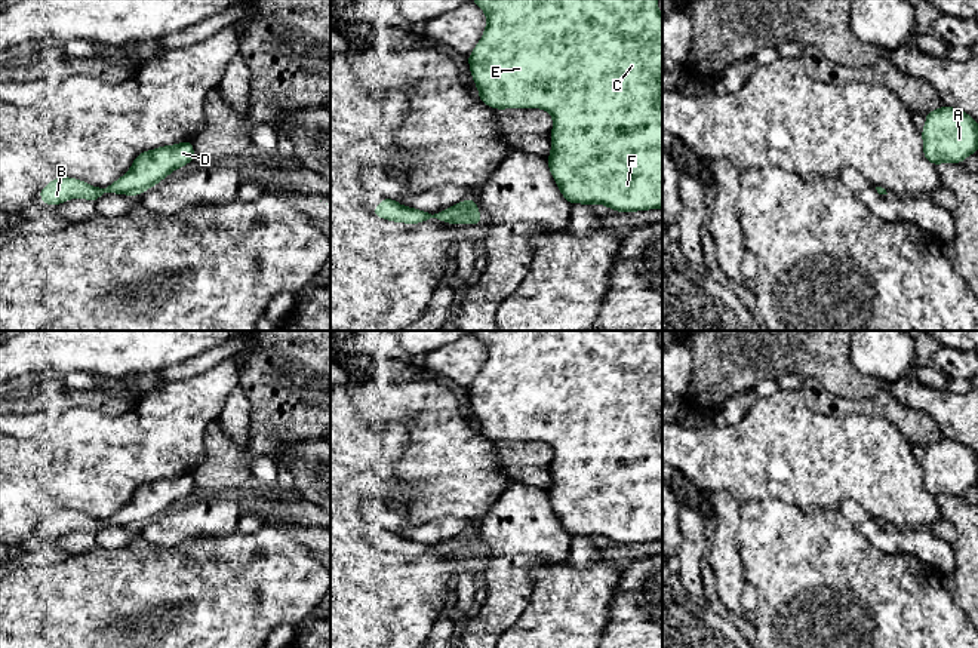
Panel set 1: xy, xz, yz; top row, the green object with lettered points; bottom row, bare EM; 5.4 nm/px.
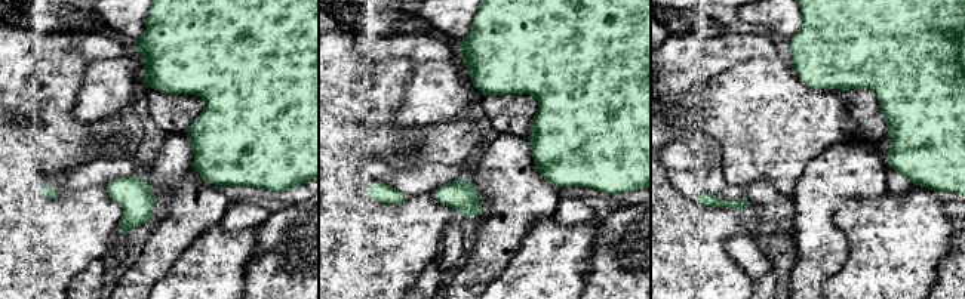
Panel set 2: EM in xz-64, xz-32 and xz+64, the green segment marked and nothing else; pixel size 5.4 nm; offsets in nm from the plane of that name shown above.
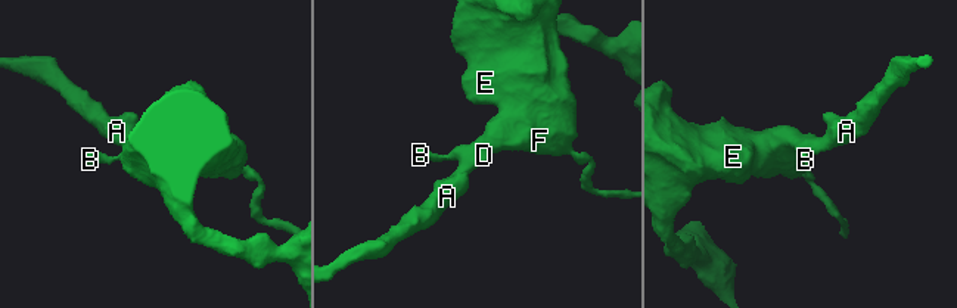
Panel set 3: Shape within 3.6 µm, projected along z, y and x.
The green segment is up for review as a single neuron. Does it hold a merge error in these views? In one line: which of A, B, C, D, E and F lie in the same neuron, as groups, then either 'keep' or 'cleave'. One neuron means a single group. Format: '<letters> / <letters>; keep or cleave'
A C D E F / B; cleave

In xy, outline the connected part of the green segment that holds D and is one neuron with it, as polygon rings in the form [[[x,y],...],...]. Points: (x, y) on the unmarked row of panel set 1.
[[[191,473],[159,479],[144,483],[132,495],[132,500],[108,520],[111,525],[136,528],[154,519],[175,501],[194,491]]]

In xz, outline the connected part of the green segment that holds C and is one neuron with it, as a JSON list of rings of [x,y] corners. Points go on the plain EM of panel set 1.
[[[473,331],[486,346],[486,362],[468,389],[480,433],[496,442],[542,440],[553,449],[550,504],[569,535],[605,537],[618,544],[662,540],[662,347],[658,331]]]

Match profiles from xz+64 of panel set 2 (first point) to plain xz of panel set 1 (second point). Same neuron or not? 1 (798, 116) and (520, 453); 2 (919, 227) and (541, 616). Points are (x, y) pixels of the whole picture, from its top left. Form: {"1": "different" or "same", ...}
{"1": "different", "2": "same"}

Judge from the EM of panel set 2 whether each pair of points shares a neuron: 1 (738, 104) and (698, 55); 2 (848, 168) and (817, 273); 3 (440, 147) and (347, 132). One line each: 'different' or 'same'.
1: different
2: same
3: different

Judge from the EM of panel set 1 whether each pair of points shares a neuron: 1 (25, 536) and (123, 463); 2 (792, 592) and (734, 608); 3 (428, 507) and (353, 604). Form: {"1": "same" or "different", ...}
{"1": "same", "2": "different", "3": "different"}

